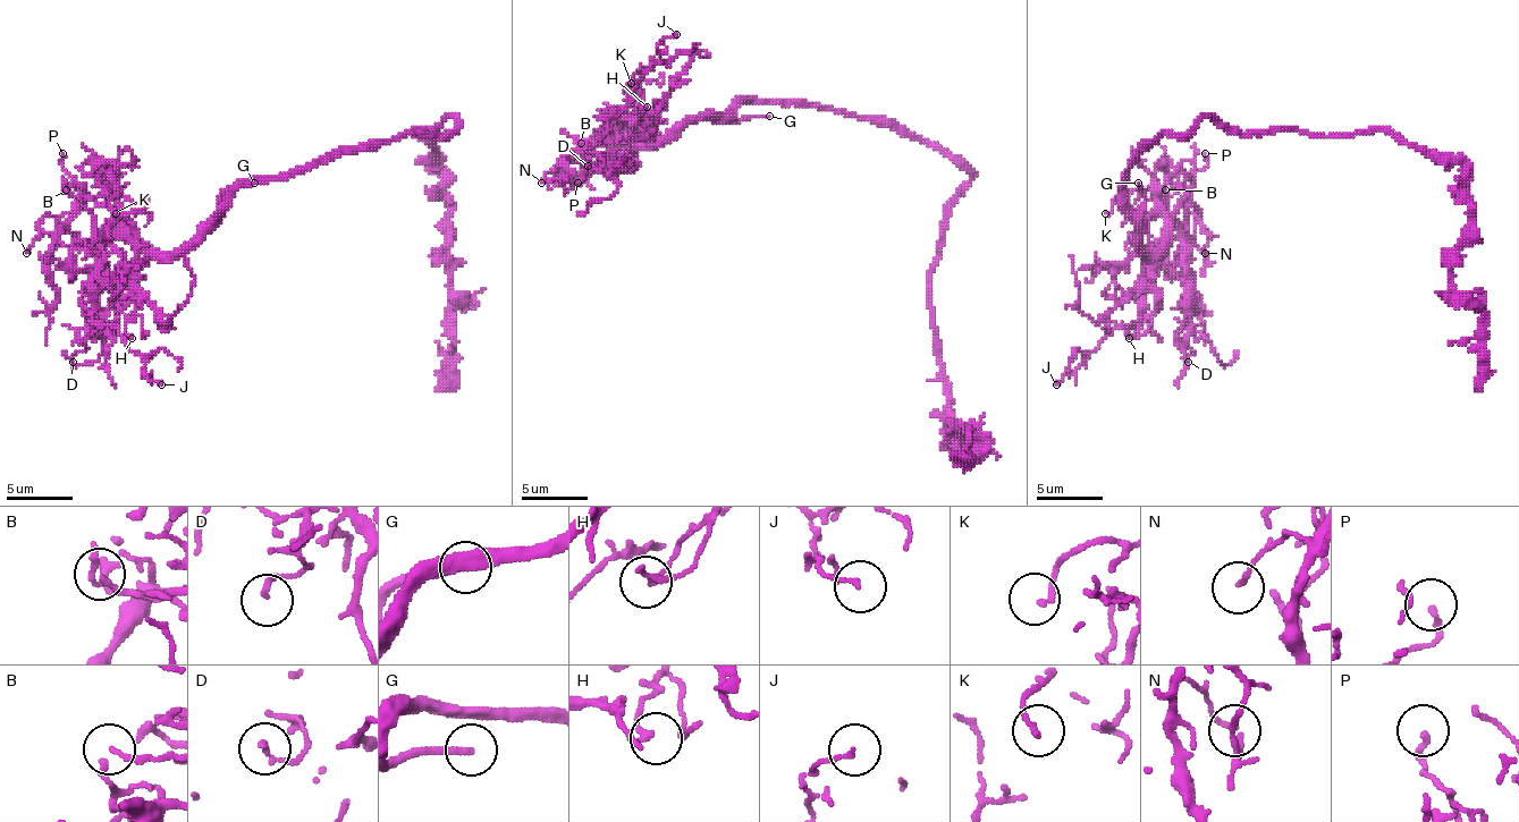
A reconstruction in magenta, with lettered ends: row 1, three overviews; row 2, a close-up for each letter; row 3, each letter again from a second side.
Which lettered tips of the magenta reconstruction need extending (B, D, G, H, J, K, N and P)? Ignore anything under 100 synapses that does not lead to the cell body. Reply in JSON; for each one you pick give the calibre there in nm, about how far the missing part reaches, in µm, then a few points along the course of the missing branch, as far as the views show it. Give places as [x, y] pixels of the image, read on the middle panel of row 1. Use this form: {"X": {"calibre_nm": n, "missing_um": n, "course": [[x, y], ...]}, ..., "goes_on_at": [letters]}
{"G": {"calibre_nm": 220, "missing_um": 90}, "goes_on_at": ["G"]}

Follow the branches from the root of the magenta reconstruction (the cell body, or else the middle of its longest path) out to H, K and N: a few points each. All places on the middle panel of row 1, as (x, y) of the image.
H: (927, 146), (845, 113), (752, 100), (617, 143), (614, 119), (650, 133), (640, 119), (647, 107)
K: (927, 146), (845, 113), (752, 100), (640, 143), (633, 103), (624, 93), (631, 83)
N: (927, 146), (888, 126), (818, 107), (736, 100), (723, 113), (673, 126), (621, 162), (564, 159), (541, 183)

